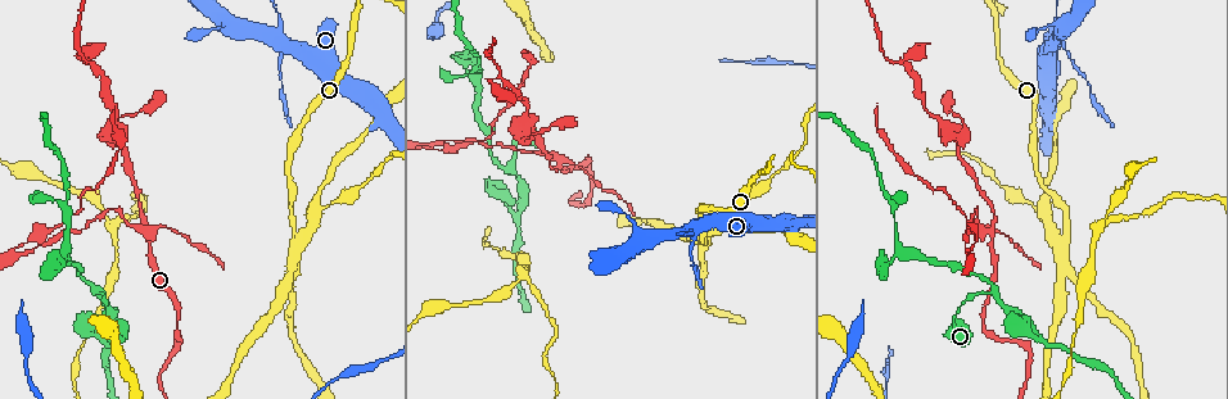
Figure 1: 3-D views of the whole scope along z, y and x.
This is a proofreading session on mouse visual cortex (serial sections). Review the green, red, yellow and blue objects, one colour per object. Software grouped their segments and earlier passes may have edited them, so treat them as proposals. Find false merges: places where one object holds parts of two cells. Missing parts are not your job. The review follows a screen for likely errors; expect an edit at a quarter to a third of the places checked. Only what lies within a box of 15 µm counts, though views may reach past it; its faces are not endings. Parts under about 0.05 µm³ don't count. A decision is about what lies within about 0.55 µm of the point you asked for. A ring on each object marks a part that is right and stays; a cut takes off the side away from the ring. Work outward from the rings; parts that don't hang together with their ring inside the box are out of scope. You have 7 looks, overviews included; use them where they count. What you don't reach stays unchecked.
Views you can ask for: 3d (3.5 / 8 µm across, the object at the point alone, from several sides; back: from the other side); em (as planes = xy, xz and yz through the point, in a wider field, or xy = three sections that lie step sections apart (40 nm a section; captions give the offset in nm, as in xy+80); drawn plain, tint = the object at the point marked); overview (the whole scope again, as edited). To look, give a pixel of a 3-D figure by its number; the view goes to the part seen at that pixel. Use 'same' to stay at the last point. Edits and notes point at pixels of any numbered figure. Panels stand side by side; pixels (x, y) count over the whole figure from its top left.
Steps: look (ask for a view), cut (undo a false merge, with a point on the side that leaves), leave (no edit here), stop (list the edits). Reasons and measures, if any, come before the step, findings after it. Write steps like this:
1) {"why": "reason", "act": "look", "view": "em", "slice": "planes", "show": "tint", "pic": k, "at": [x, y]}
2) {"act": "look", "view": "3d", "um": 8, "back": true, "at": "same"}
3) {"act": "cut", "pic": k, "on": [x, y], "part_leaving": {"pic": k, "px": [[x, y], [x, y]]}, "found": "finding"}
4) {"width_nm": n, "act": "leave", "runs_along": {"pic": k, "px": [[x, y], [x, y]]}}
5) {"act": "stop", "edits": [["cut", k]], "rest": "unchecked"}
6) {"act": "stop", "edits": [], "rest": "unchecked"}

{"why": "abrupt turn", "act": "look", "view": "3d", "um": 8, "pic": 1, "at": [280, 46]}

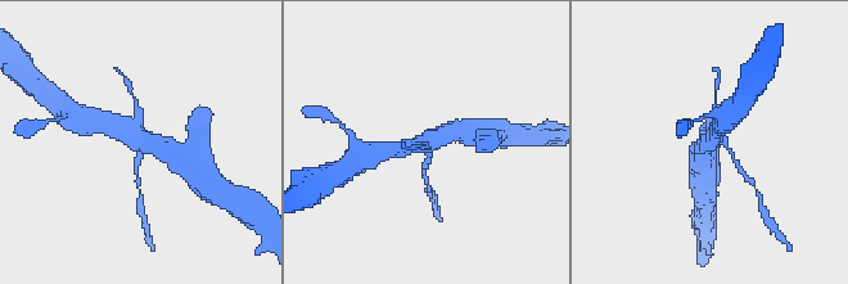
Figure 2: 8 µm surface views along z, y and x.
{"act": "look", "view": "3d", "um": 3.5, "pic": 2, "at": [725, 140]}

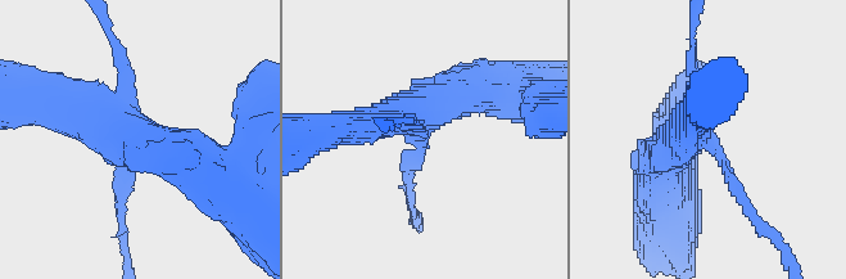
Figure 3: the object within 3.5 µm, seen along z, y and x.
{"arms": 4, "arm_widths_nm": [100, 150, 450, 600], "why": "need the tissue", "act": "look", "view": "em", "slice": "xy", "step": 3, "show": "tint", "pic": 3, "at": [705, 145]}

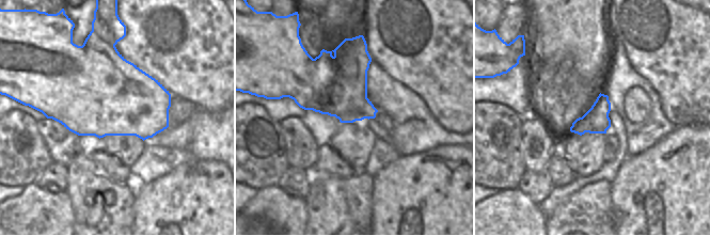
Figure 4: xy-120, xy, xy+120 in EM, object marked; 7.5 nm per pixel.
{"act": "cut", "pic": 3, "on": [116, 46], "found": "two cells meet here"}

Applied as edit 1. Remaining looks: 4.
{"why": "a fork", "act": "look", "view": "3d", "um": 3.5, "back": true, "pic": 1, "at": [530, 130]}

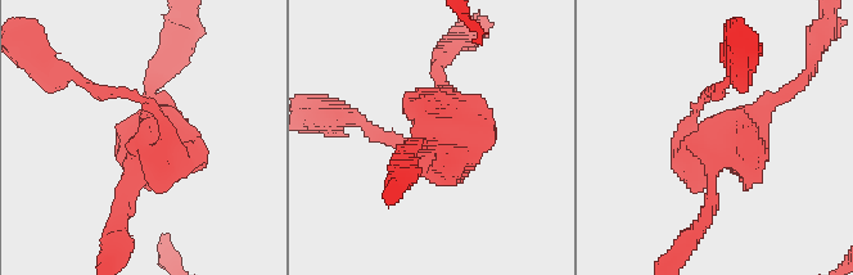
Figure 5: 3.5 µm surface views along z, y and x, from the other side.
{"act": "look", "view": "em", "slice": "xy", "step": 3, "show": "tint", "pic": 5, "at": [146, 155]}

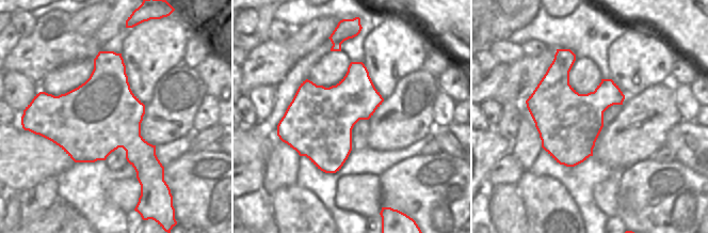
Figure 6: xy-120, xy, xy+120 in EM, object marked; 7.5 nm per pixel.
{"width_nm": 500, "act": "leave", "runs_along": {"pic": 5, "px": [[698, 229], [714, 158], [776, 99]]}, "found": "all the same cell"}

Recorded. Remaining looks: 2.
{"why": "two arms in line, one across", "act": "look", "view": "3d", "um": 8, "pic": 1, "at": [99, 290]}

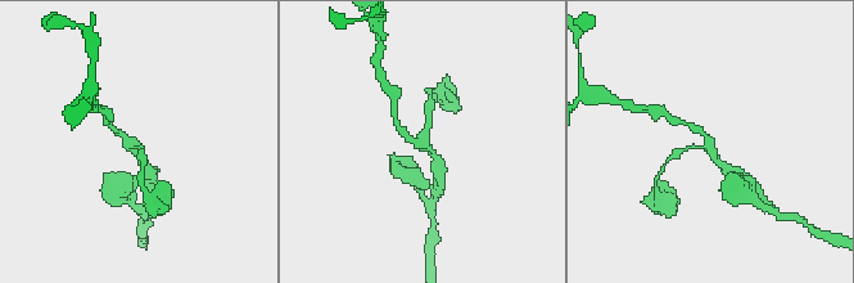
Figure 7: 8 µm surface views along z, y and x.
{"why": "closer look", "act": "look", "view": "3d", "um": 3.5, "pic": 7, "at": [136, 147]}

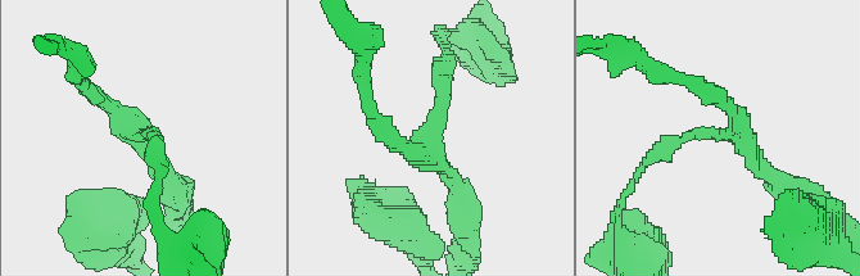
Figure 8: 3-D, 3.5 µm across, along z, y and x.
{"arms": 3, "arm_widths_nm": [200, 200, 200], "act": "leave", "runs_along": {"pic": 8, "px": [[154, 152], [154, 135], [84, 87]]}, "found": "continuous, no second cell"}

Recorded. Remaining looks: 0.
{"act": "stop", "edits": [["cut", 3]], "rest": "unchecked"}

